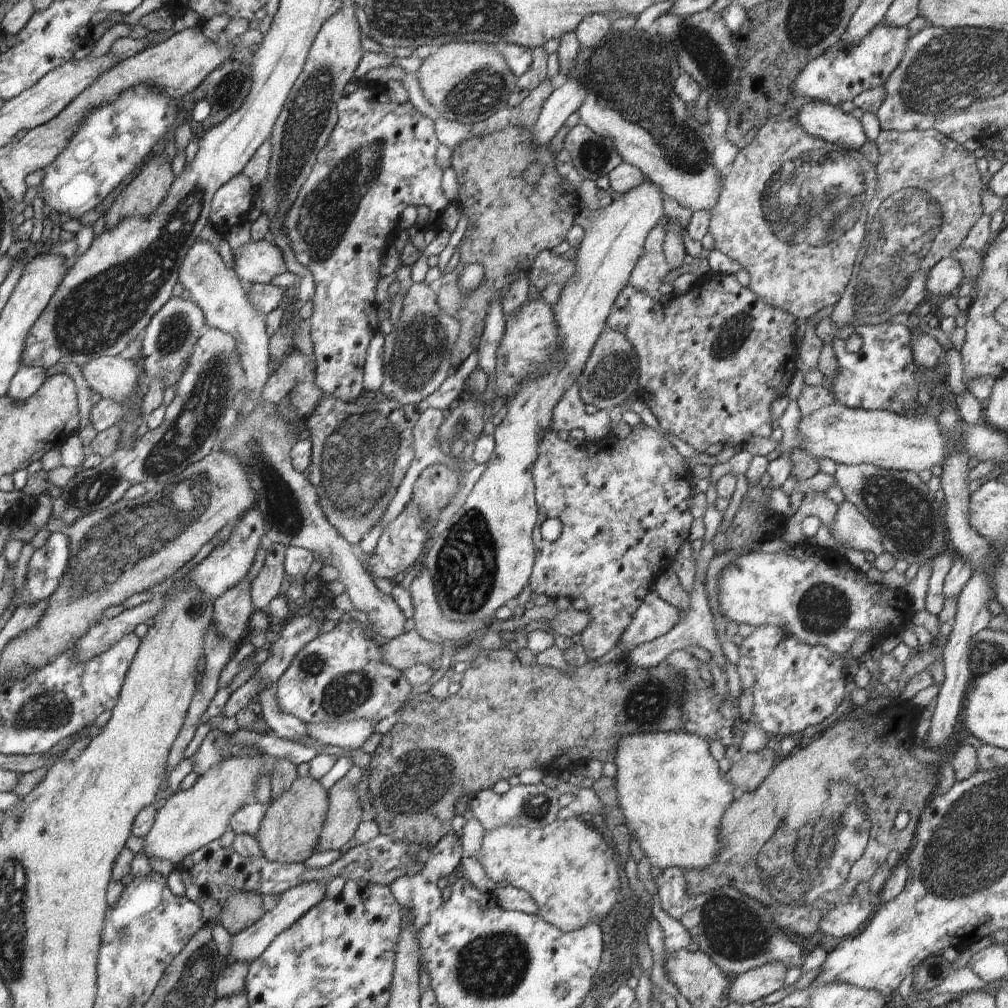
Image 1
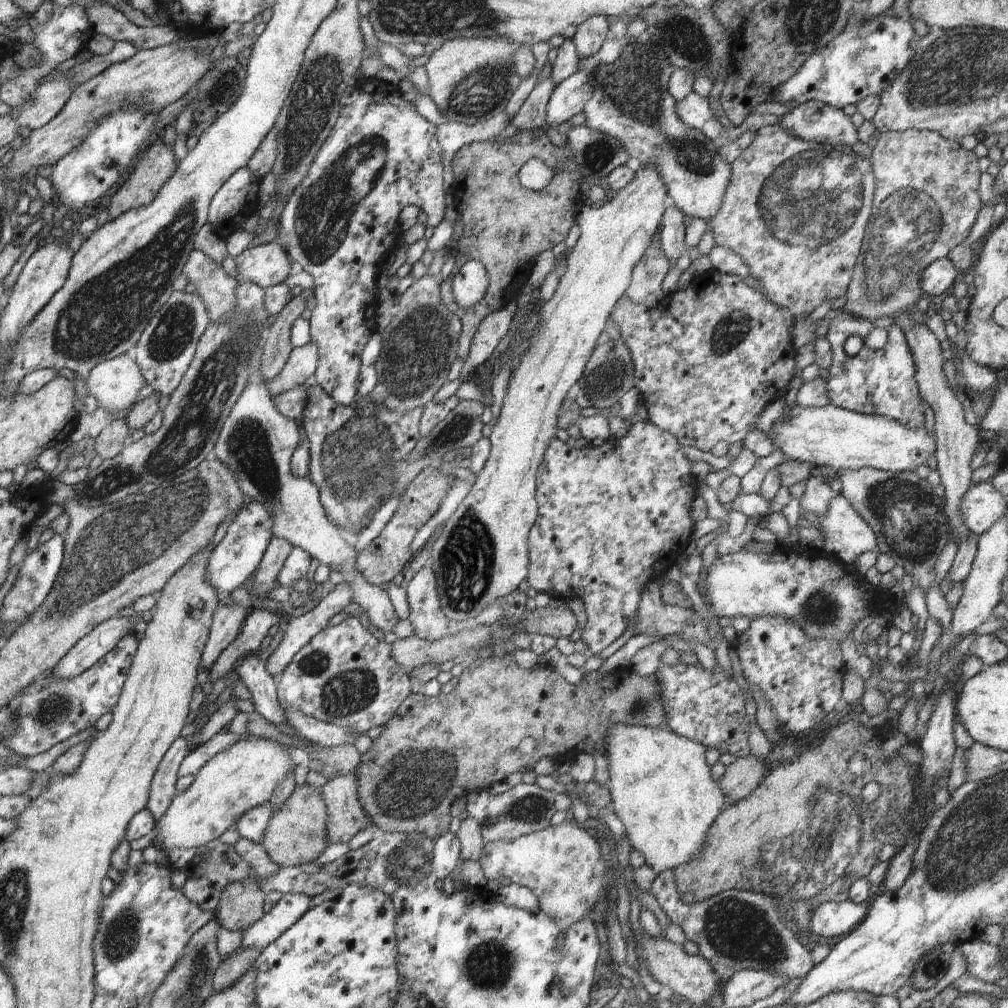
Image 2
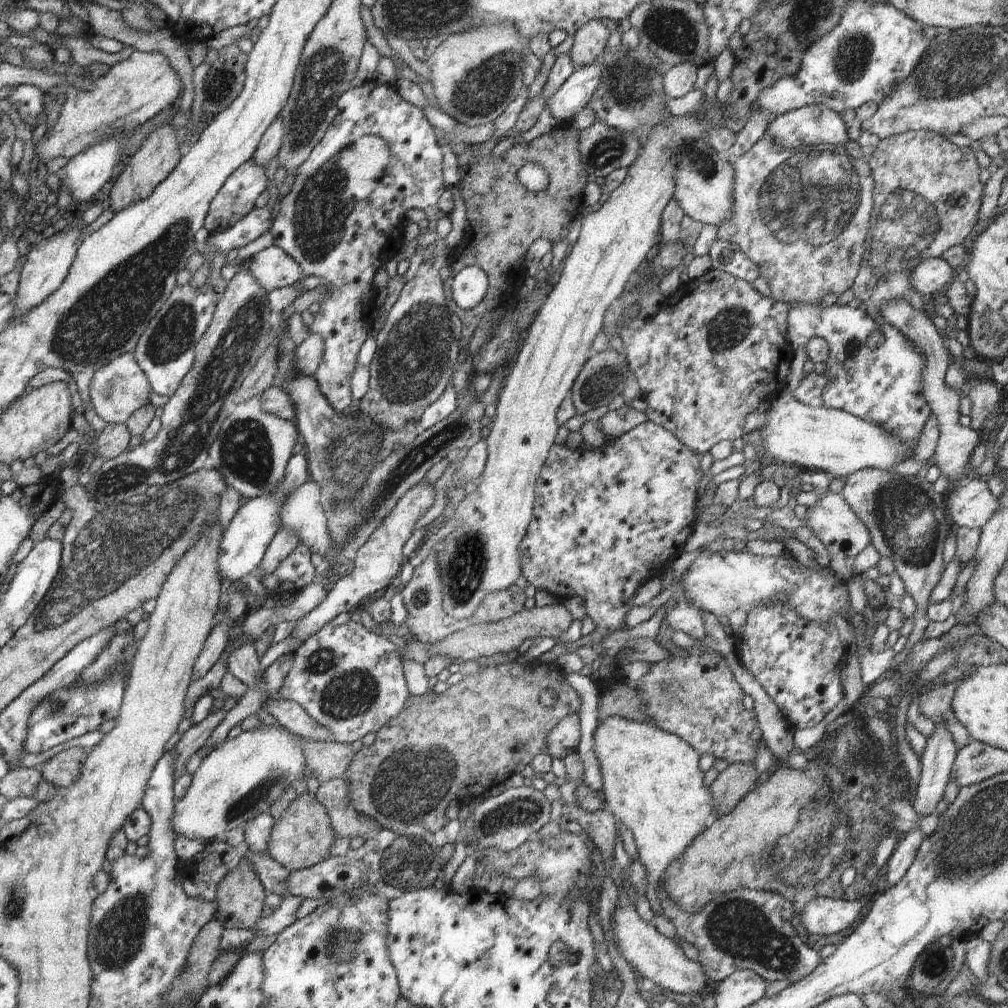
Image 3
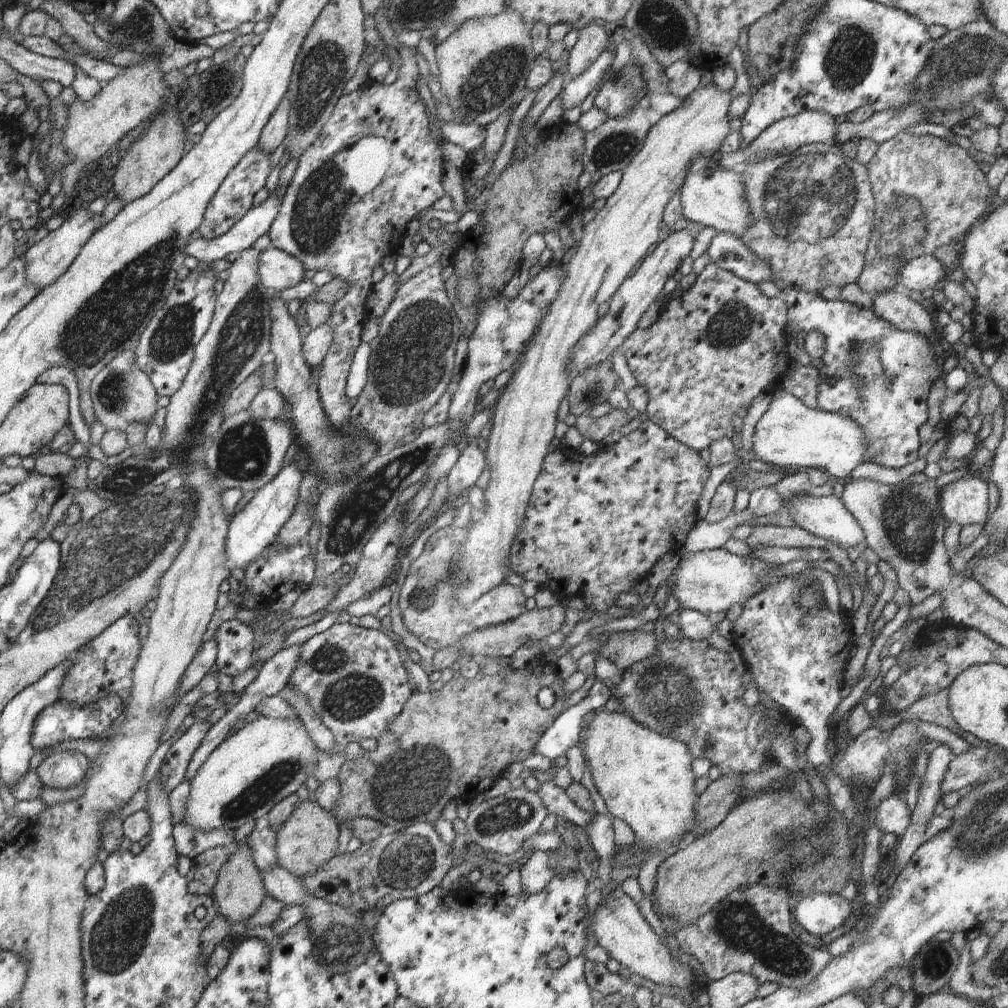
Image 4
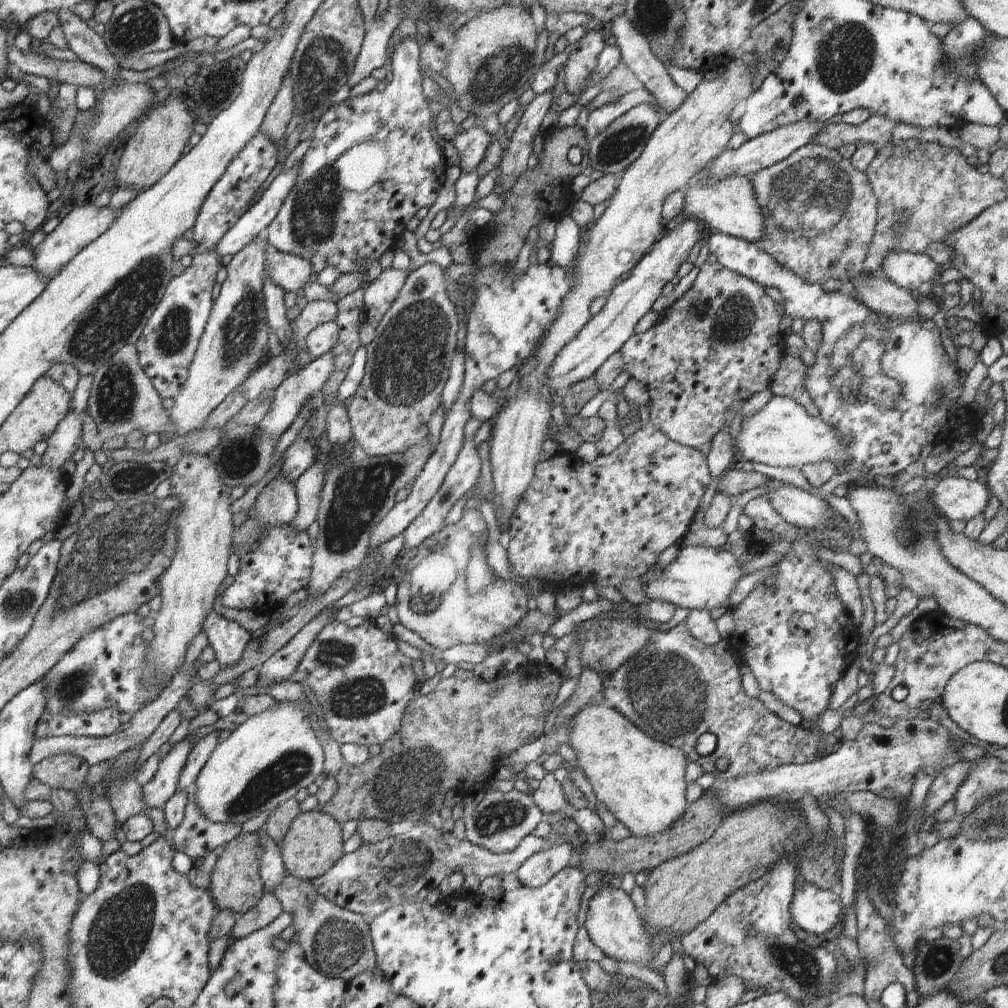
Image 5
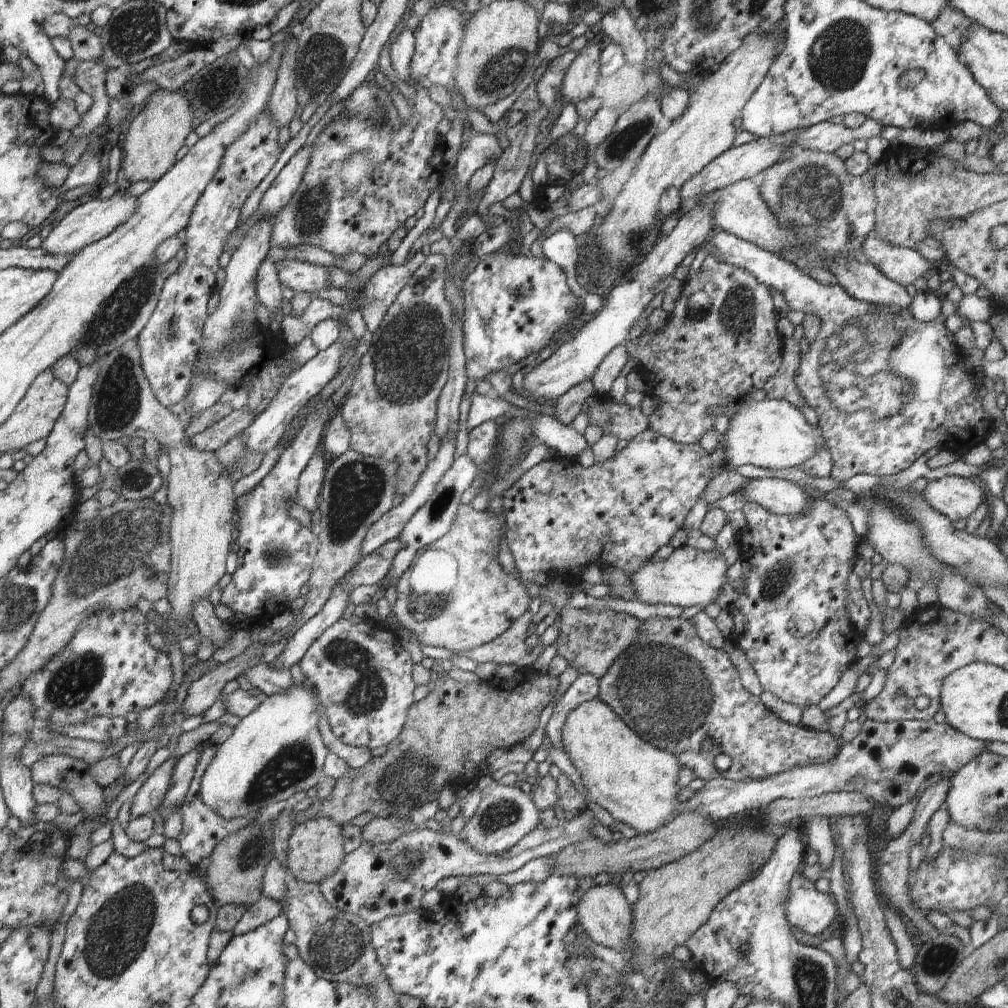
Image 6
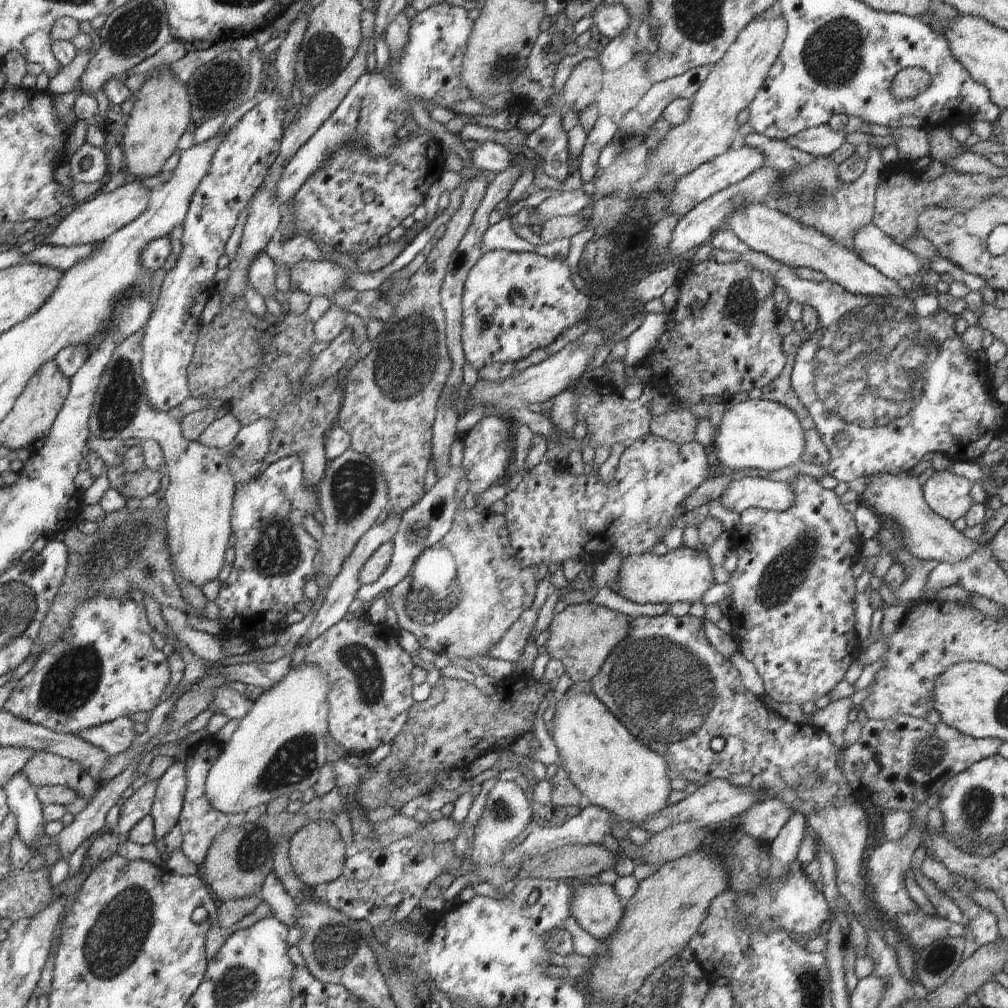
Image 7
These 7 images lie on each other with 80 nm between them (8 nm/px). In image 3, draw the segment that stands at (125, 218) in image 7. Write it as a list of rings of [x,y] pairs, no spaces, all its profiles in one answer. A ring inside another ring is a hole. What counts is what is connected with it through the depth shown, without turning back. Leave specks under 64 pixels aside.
[[[84,224],[81,227],[74,227],[68,232],[56,232],[54,236],[43,239],[42,242],[30,248],[30,252],[26,255],[26,264],[19,273],[18,291],[16,292],[16,300],[14,300],[16,312],[8,322],[24,316],[26,312],[30,312],[38,304],[42,304],[46,298],[50,297],[50,294],[54,294],[62,286],[82,243],[80,236],[82,236],[83,227],[85,227]]]

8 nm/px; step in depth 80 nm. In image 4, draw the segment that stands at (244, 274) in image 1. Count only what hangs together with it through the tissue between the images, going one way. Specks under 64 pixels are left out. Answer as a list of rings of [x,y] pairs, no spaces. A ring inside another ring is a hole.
[[[271,246],[261,252],[256,268],[262,286],[271,292],[293,288],[309,277],[300,260]]]

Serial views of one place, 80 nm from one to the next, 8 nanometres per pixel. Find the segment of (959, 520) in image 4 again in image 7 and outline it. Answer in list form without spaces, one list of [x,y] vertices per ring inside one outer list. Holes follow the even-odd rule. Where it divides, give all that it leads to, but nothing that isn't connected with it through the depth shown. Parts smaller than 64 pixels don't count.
[[[938,471],[924,482],[921,490],[928,507],[938,516],[954,523],[966,516],[967,509],[975,503],[970,495],[972,485],[966,478],[948,471]]]

